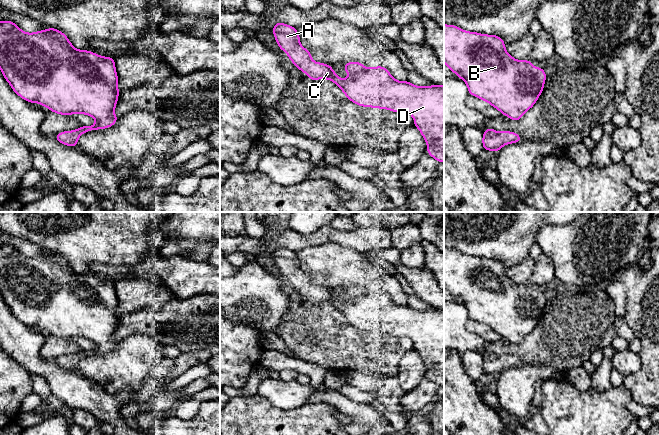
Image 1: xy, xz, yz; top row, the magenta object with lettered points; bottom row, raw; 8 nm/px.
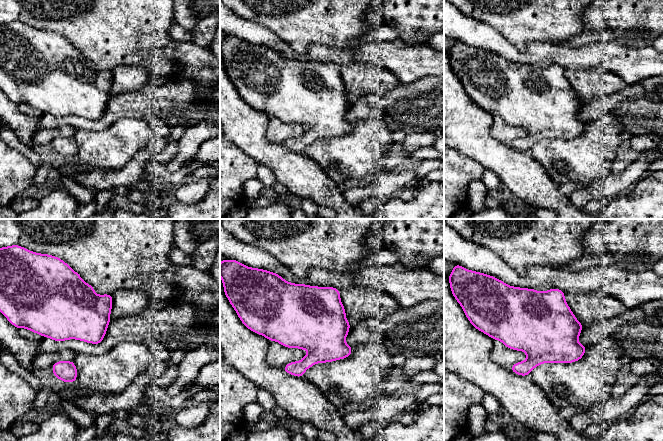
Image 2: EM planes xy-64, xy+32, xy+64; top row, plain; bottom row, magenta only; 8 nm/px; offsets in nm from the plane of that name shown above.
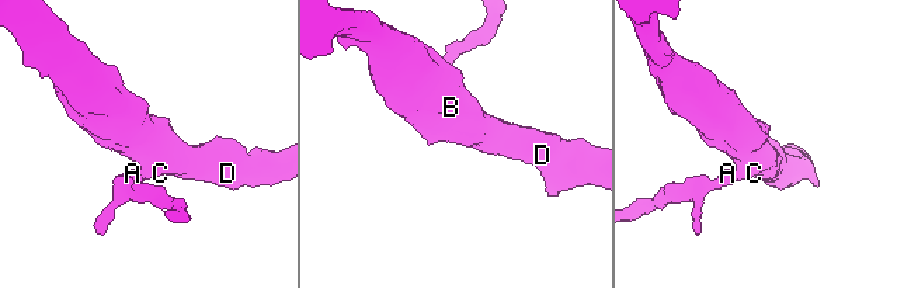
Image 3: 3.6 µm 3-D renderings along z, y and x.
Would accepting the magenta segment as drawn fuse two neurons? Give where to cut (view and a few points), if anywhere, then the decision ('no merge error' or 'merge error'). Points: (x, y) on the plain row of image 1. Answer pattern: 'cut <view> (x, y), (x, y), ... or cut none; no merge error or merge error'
cut none; no merge error

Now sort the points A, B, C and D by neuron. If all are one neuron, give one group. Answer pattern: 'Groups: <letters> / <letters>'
Groups: A B C D

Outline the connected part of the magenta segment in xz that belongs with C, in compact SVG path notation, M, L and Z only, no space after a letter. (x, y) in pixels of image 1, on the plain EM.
M278 246L272 255L279 272L309 303L314 305L321 302L331 304L356 329L387 333L397 337L409 337L414 343L414 350L418 352L427 368L426 376L439 387L444 386L444 309L416 310L408 305L394 303L389 294L383 290L367 292L356 285L344 288L344 294L348 297L348 301L342 303L336 299L330 289L312 284L311 276L300 268L300 260L296 251Z

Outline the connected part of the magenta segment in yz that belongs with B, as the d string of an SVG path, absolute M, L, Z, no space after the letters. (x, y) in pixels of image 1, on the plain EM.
M444 248L444 287L462 303L469 319L499 334L511 344L520 344L541 319L547 298L530 284L517 284L508 278L505 266L497 259L469 256Z

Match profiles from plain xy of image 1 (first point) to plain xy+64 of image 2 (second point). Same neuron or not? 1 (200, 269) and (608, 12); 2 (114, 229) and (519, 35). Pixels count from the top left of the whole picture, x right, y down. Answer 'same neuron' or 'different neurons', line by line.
1: different neurons
2: same neuron

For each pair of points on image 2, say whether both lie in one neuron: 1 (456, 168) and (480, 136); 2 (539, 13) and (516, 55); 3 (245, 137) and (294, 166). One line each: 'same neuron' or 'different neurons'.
1: different neurons
2: different neurons
3: same neuron

